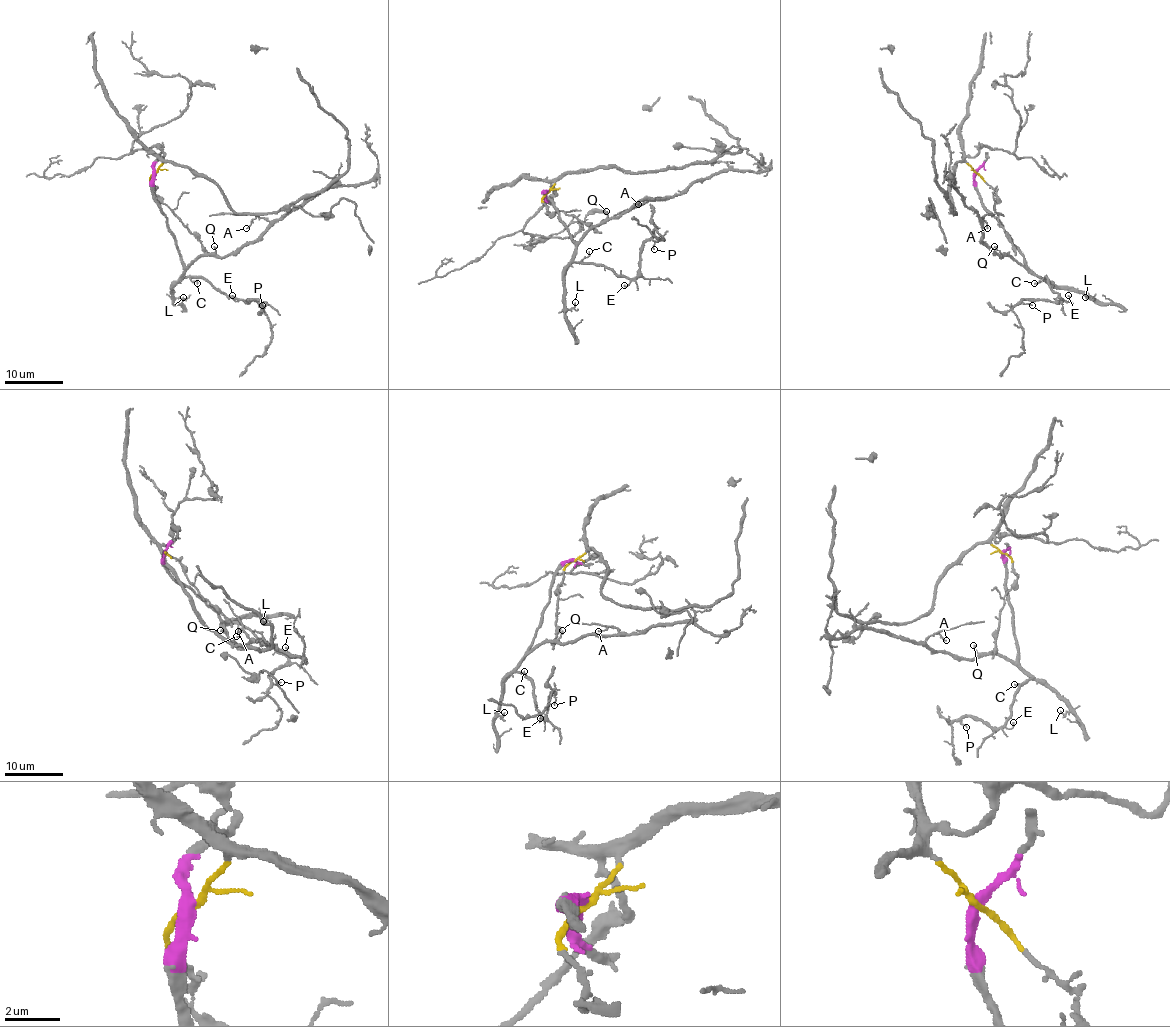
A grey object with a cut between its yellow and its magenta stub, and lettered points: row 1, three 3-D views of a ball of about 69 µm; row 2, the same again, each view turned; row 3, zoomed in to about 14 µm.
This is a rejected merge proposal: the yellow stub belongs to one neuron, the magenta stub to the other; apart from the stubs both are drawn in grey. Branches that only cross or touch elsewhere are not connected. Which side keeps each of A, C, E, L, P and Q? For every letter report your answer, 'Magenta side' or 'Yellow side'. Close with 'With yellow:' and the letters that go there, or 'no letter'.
A: Magenta side
C: Magenta side
E: Magenta side
L: Magenta side
P: Magenta side
Q: Magenta side
With yellow: no letter

